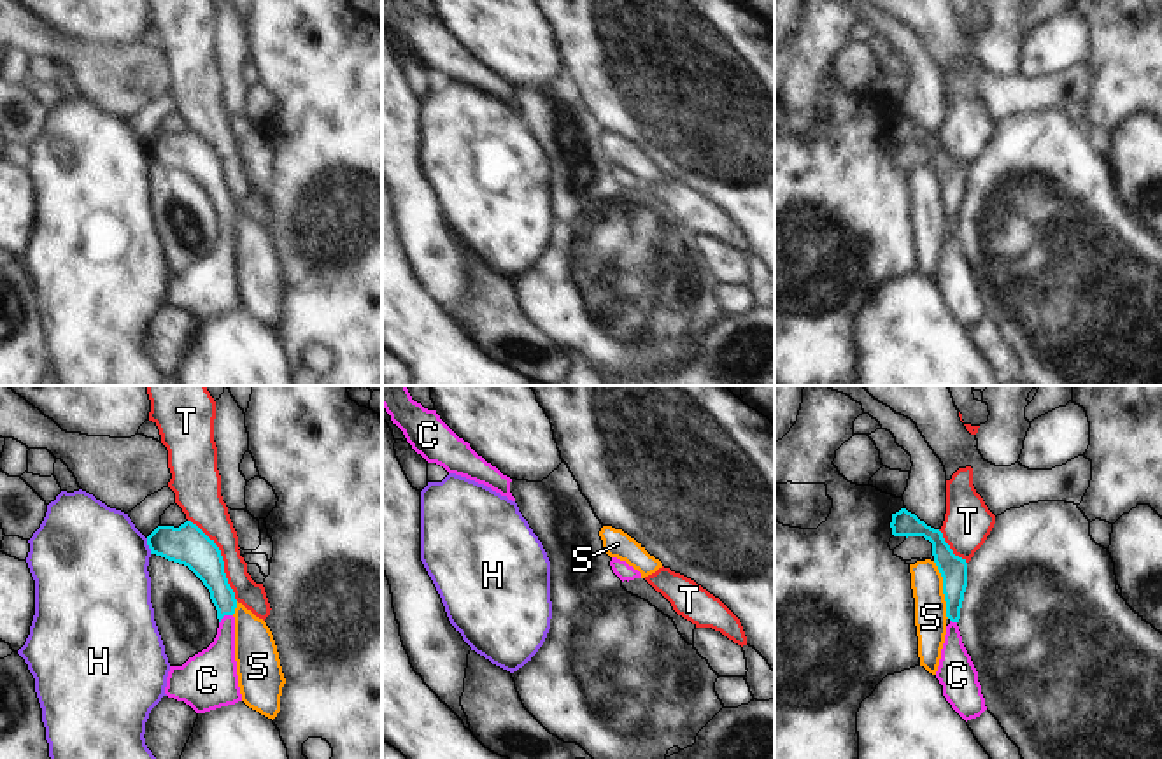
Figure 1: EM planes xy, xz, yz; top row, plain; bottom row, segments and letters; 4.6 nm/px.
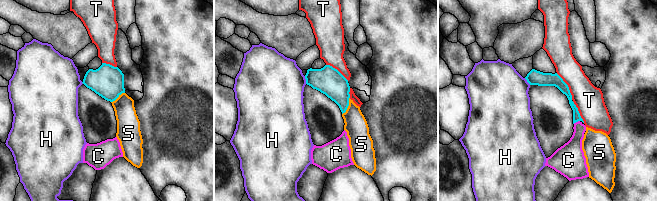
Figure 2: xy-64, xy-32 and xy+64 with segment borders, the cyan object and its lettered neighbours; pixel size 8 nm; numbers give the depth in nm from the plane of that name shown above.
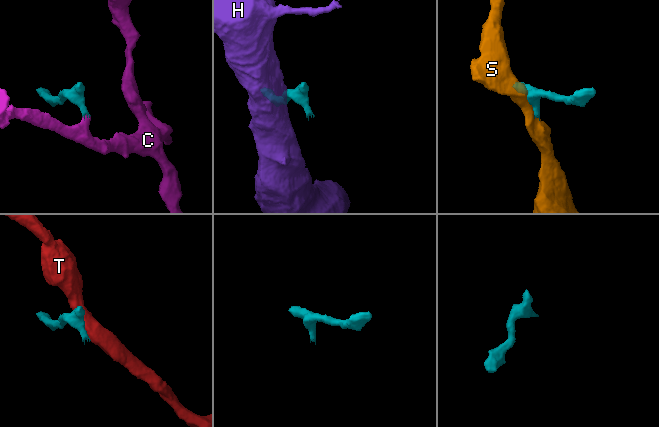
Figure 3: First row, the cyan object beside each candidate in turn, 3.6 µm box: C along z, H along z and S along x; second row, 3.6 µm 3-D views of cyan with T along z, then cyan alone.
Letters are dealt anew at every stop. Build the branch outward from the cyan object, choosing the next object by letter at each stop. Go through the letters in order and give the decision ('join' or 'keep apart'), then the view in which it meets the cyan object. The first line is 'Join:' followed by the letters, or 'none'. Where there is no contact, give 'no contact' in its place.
Join: C
C: join; meets cyan in xy
H: keep apart; meets cyan in xy
S: keep apart; meets cyan in yz
T: keep apart; meets cyan in xy

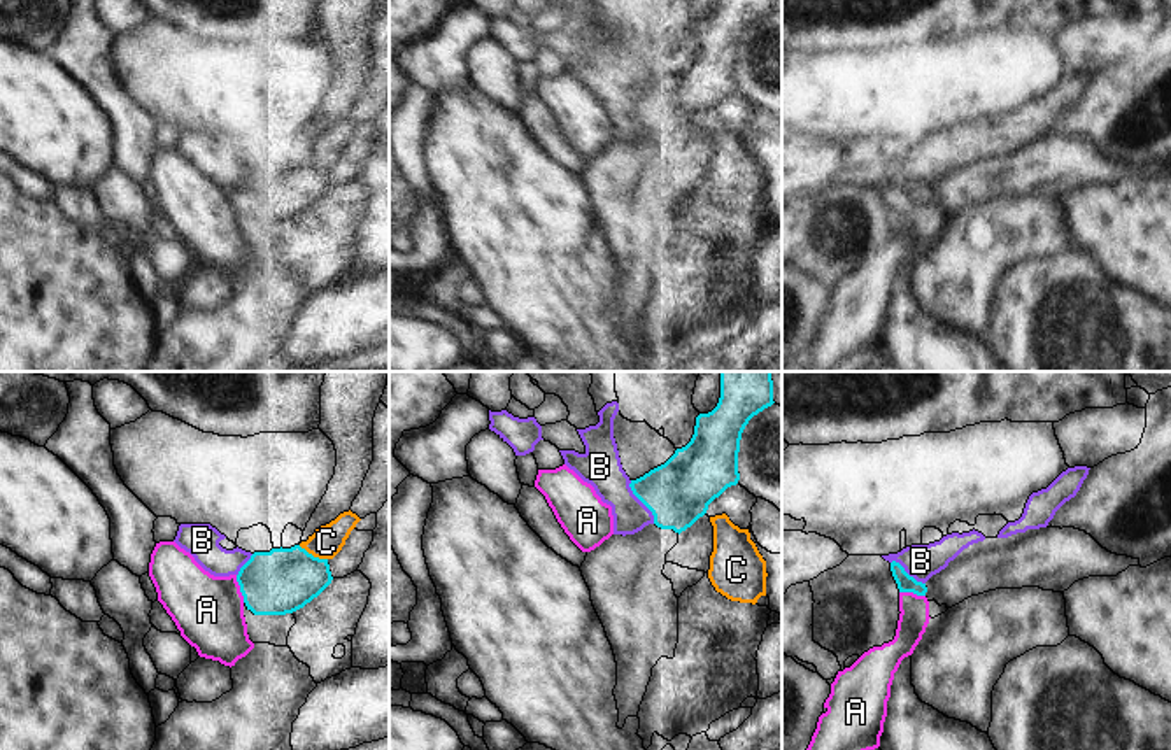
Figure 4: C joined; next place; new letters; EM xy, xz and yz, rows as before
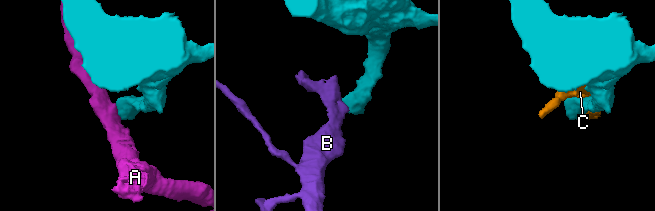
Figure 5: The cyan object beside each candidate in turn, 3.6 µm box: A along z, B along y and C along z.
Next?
Join: none
A: keep apart; meets cyan in xy
B: keep apart; meets cyan in xz
C: keep apart; meets cyan in xy

